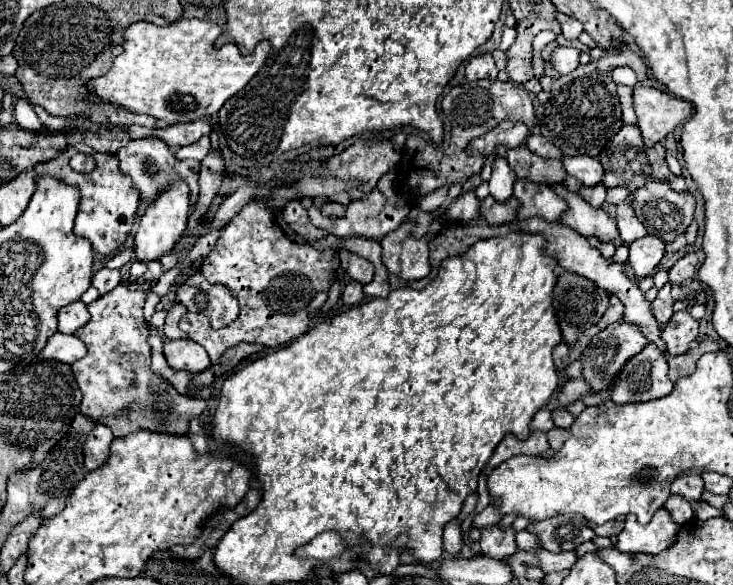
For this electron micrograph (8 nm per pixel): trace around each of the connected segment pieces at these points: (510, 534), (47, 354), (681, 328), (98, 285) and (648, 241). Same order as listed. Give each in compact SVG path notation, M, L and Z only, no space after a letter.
M499 525L481 527L479 543L481 543L483 553L493 559L507 559L513 553L517 553L513 527L507 527L507 529L501 529Z
M55 333L49 337L49 343L45 345L45 351L41 351L43 359L55 359L61 363L75 363L87 353L85 343L75 335Z
M677 311L661 333L661 339L667 343L667 353L673 357L689 351L689 345L697 337L697 329L699 321L693 319L689 311Z
M99 271L99 273L95 273L95 277L93 277L93 281L91 281L91 285L93 285L101 295L109 293L109 291L115 289L119 283L121 283L119 271Z
M645 235L629 245L629 265L633 267L635 275L647 277L661 261L665 253L665 243L653 235Z

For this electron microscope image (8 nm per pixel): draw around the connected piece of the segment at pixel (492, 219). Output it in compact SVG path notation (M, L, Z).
M487 197L481 201L481 215L487 219L489 225L501 225L511 223L517 217L517 199L509 199L505 203L497 203L493 197Z

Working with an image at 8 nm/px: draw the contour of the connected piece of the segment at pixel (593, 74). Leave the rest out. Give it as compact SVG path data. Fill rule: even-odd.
M621 51L605 55L599 61L591 61L587 65L579 65L575 71L553 79L549 105L545 105L545 109L539 107L537 125L539 133L559 147L563 155L597 157L613 139L613 135L623 127L621 105L615 93L617 85L611 79L611 69L621 65L629 65L637 73L639 81L643 81L647 75L647 65L641 57L637 57L633 51Z

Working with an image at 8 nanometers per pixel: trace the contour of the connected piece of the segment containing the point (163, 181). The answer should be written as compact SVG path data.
M141 139L141 141L129 141L125 147L121 147L117 151L117 159L119 159L119 167L125 175L129 175L133 179L133 183L137 185L141 197L153 201L153 197L157 197L169 183L175 183L177 179L183 179L189 183L191 187L191 201L197 201L197 177L199 177L199 161L195 159L187 159L187 161L177 161L173 157L173 151L161 141L161 139Z

